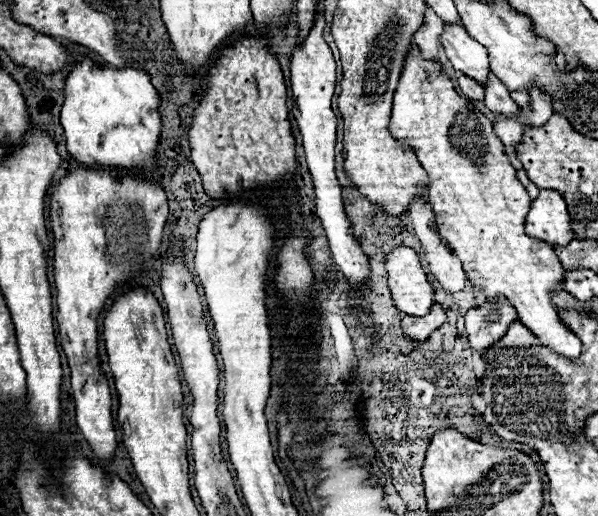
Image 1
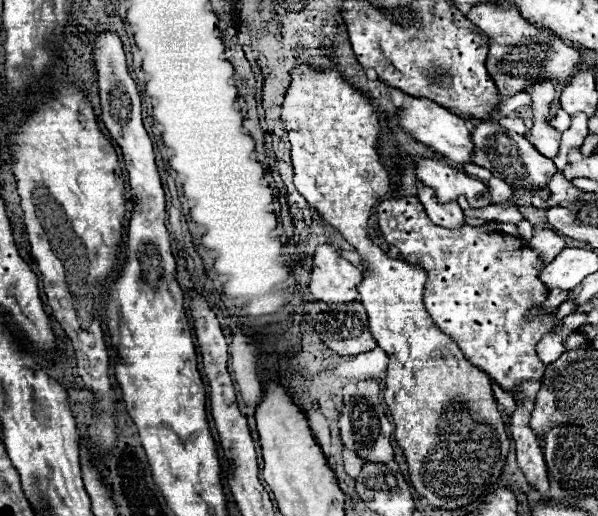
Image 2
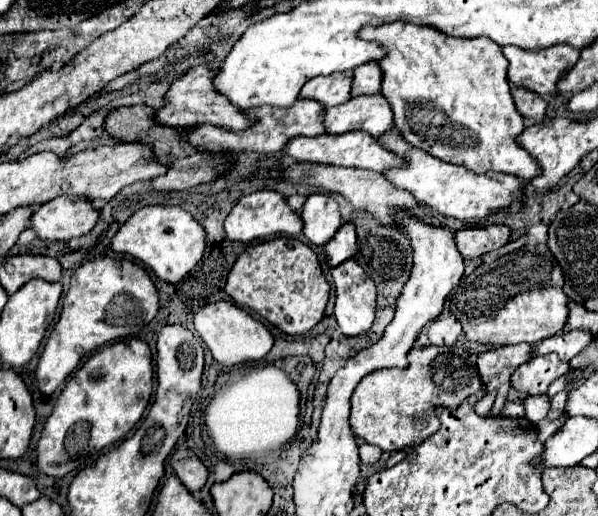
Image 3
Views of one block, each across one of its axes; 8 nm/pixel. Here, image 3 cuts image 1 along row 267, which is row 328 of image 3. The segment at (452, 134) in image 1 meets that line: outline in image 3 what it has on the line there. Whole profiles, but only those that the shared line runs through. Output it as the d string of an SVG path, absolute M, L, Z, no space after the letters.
M546 244L524 246L494 262L480 264L470 276L466 276L458 288L448 296L448 308L462 324L470 342L490 346L510 344L540 344L542 340L556 336L566 324L568 296L562 290L562 268L554 260Z

